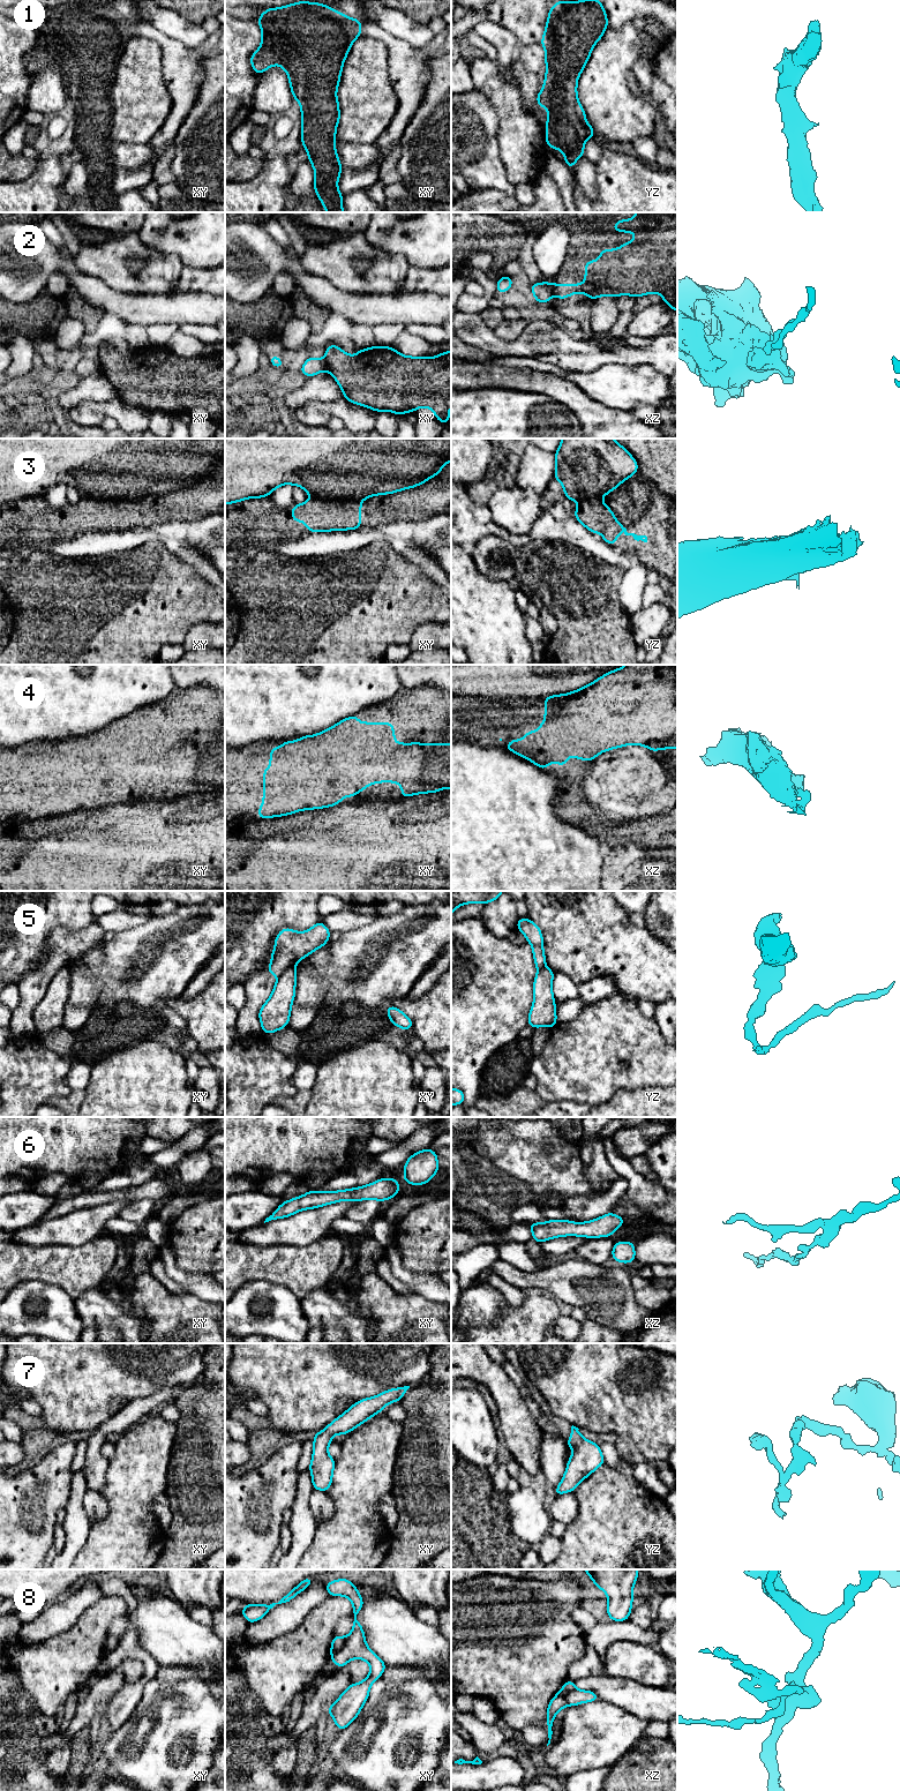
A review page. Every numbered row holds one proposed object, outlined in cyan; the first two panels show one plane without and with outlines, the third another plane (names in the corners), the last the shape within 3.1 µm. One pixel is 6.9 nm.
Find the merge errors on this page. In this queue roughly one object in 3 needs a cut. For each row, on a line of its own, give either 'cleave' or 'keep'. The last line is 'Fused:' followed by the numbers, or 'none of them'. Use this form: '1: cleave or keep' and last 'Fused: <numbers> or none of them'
1: keep
2: cleave
3: cleave
4: keep
5: cleave
6: keep
7: keep
8: cleave
Fused: 2, 3, 5, 8

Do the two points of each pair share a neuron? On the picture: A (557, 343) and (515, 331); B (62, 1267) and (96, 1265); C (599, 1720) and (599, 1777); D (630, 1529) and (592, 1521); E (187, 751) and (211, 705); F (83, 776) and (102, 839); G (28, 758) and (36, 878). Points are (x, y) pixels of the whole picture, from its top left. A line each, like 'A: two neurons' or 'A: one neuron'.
A: two neurons
B: one neuron
C: two neurons
D: one neuron
E: one neuron
F: two neurons
G: two neurons

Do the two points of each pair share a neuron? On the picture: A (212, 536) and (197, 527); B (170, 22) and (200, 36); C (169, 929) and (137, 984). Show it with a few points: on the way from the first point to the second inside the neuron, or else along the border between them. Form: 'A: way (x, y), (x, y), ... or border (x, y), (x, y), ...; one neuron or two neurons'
A: way (209, 534), (204, 534), (201, 531); one neuron
B: way (177, 27), (193, 35); one neuron
C: way (169, 943), (169, 948), (145, 971); one neuron

